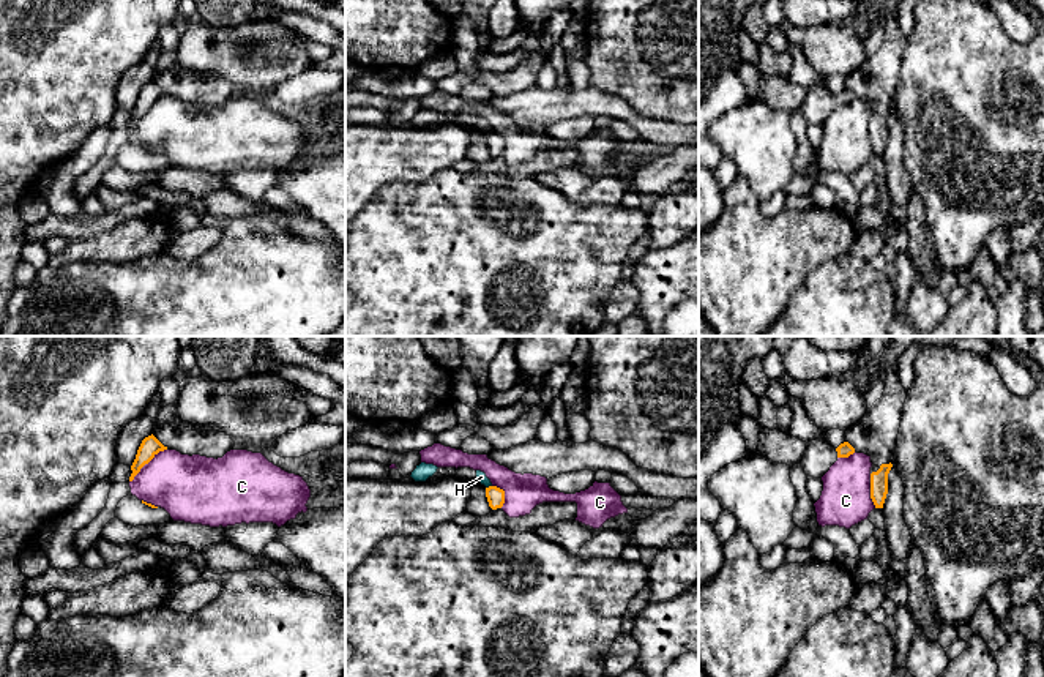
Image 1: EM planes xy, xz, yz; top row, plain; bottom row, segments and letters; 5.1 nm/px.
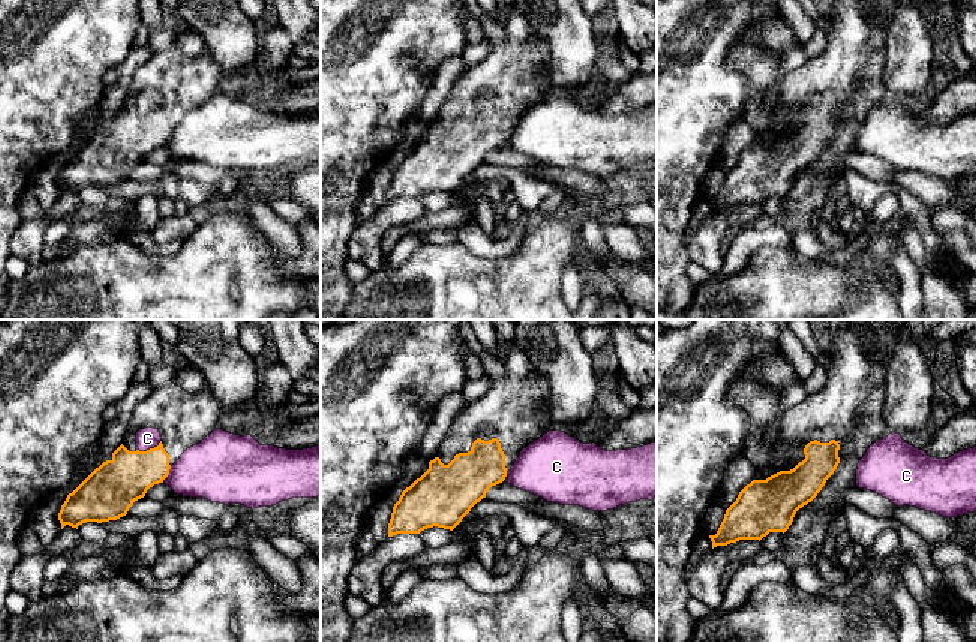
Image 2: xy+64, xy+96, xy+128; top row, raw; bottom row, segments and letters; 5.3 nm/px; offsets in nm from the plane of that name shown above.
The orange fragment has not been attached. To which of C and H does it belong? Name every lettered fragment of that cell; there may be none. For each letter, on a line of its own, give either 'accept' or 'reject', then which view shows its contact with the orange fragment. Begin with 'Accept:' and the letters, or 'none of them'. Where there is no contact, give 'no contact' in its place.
Accept: none of them
C: reject | xy
H: reject | xz

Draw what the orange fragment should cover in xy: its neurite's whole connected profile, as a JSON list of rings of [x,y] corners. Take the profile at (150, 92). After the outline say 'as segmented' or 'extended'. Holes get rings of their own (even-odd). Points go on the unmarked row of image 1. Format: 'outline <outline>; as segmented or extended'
outline [[[167,60],[158,68],[151,82],[145,84],[131,112],[129,128],[148,110],[159,98],[177,96],[181,101],[200,101],[207,104],[222,104],[233,96],[235,88],[226,79],[200,80],[191,69],[183,68],[173,60]]]; extended

